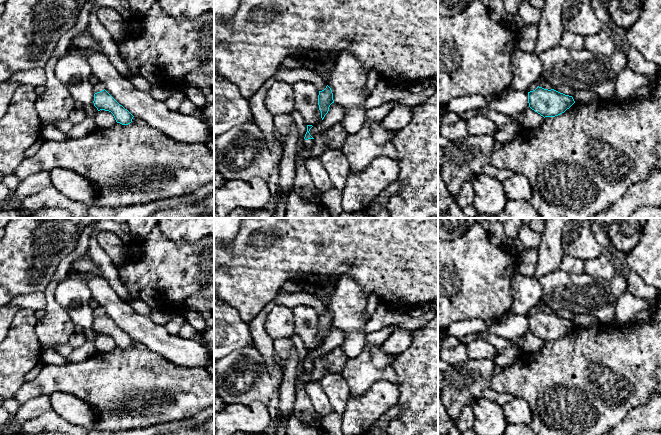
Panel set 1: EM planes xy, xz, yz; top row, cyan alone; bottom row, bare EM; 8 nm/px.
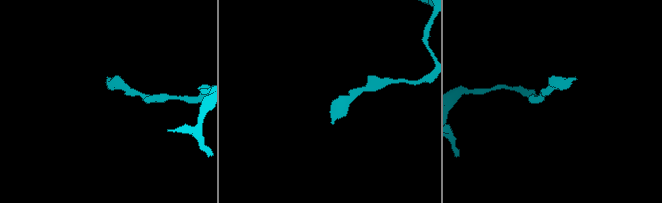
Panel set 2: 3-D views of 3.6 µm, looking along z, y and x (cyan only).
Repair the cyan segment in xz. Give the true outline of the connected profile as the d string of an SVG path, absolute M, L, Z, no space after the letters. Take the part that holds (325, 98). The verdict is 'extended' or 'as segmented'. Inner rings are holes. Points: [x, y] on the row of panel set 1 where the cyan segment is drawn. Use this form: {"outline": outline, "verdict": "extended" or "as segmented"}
{"outline": "M327 85L324 90L319 91L318 95L318 105L319 105L319 110L321 111L322 120L328 113L329 107L332 103L334 103L333 93L331 88Z", "verdict": "as segmented"}

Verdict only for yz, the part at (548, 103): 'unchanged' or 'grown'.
unchanged

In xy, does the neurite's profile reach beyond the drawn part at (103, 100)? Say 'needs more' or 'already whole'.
already whole

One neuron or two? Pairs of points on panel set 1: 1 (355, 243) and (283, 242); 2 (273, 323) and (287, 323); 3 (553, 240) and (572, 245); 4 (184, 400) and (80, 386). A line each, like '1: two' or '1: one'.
1: one
2: one
3: two
4: one

